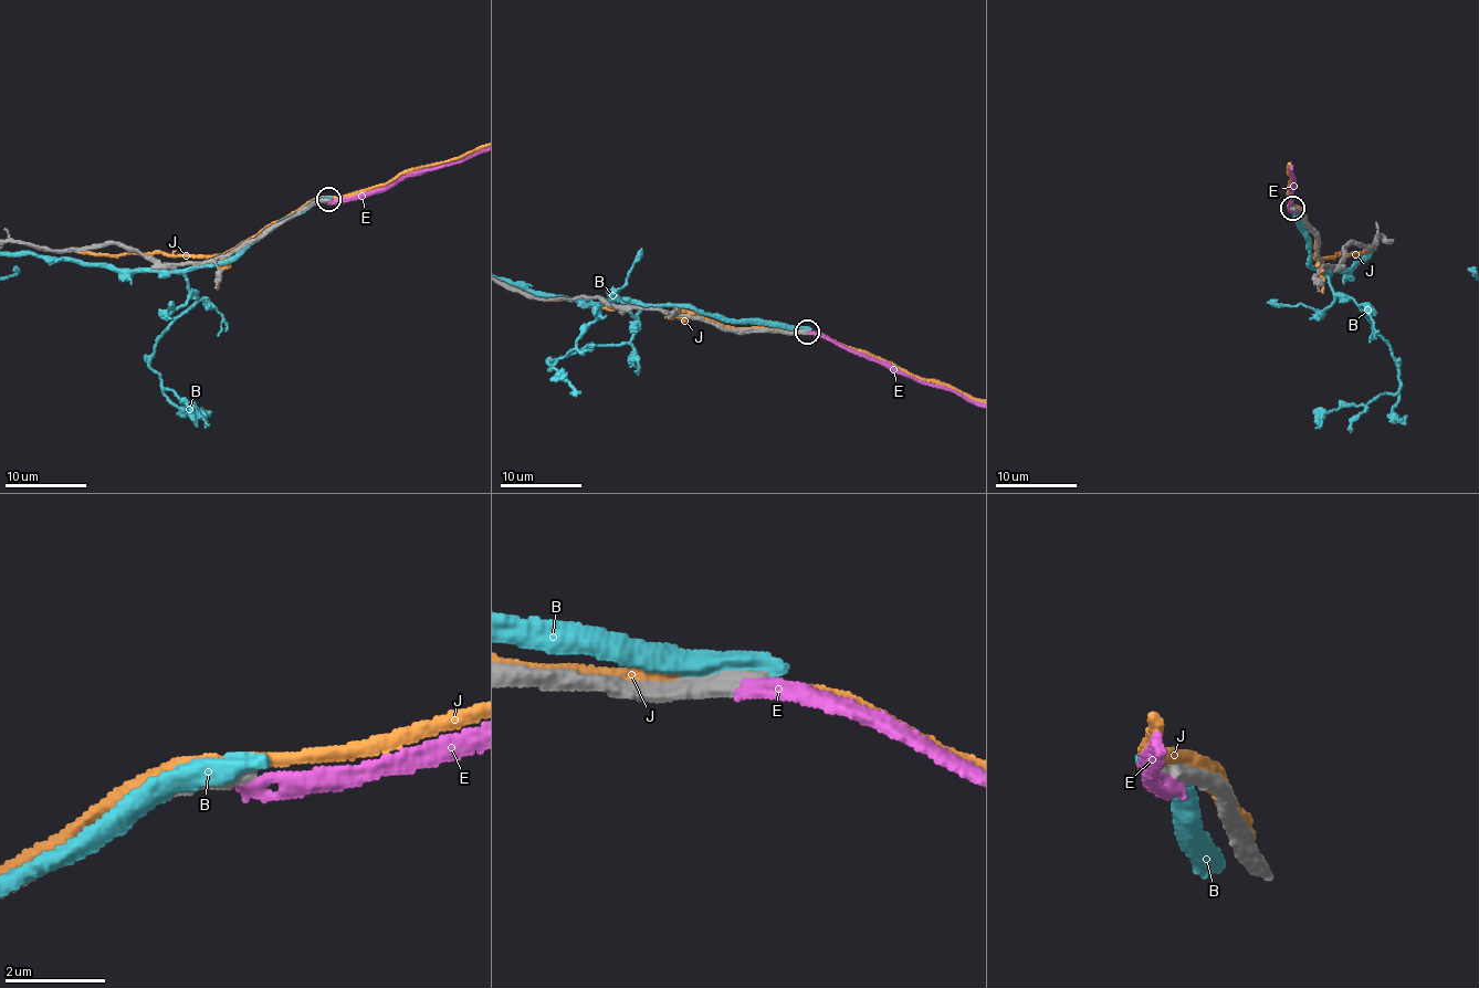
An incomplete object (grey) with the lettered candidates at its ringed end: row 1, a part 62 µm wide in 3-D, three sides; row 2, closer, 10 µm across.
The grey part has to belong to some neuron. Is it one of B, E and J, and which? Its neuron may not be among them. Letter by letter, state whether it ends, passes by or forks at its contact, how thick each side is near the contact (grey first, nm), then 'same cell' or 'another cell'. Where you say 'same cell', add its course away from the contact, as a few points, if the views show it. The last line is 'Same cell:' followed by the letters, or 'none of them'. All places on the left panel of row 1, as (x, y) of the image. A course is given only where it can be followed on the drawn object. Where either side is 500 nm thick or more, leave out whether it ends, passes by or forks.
B: calibres 500 and 400 nm; another cell
E: it ends; calibres 440 and 280 nm; another cell
J: it passes by; calibres 320 and 340 nm; another cell
Same cell: none of them

